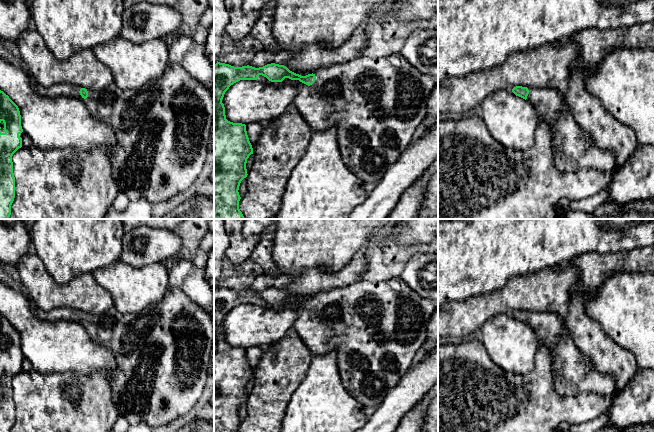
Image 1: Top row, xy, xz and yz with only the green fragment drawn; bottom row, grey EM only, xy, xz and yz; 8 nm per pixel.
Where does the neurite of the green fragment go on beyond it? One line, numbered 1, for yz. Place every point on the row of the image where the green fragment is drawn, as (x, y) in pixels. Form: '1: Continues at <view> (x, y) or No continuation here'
1: Continues at yz (573, 149)

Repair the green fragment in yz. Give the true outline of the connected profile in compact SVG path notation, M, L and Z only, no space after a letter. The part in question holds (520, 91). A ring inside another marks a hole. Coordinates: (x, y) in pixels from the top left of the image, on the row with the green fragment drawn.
M516 86L512 92L529 101L537 110L540 122L551 126L554 165L564 173L584 168L612 172L615 156L598 148L589 133L575 121L564 101L564 92L554 88Z

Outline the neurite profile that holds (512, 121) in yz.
M512 90L492 93L481 103L477 112L501 145L522 152L533 146L540 123L537 110Z

